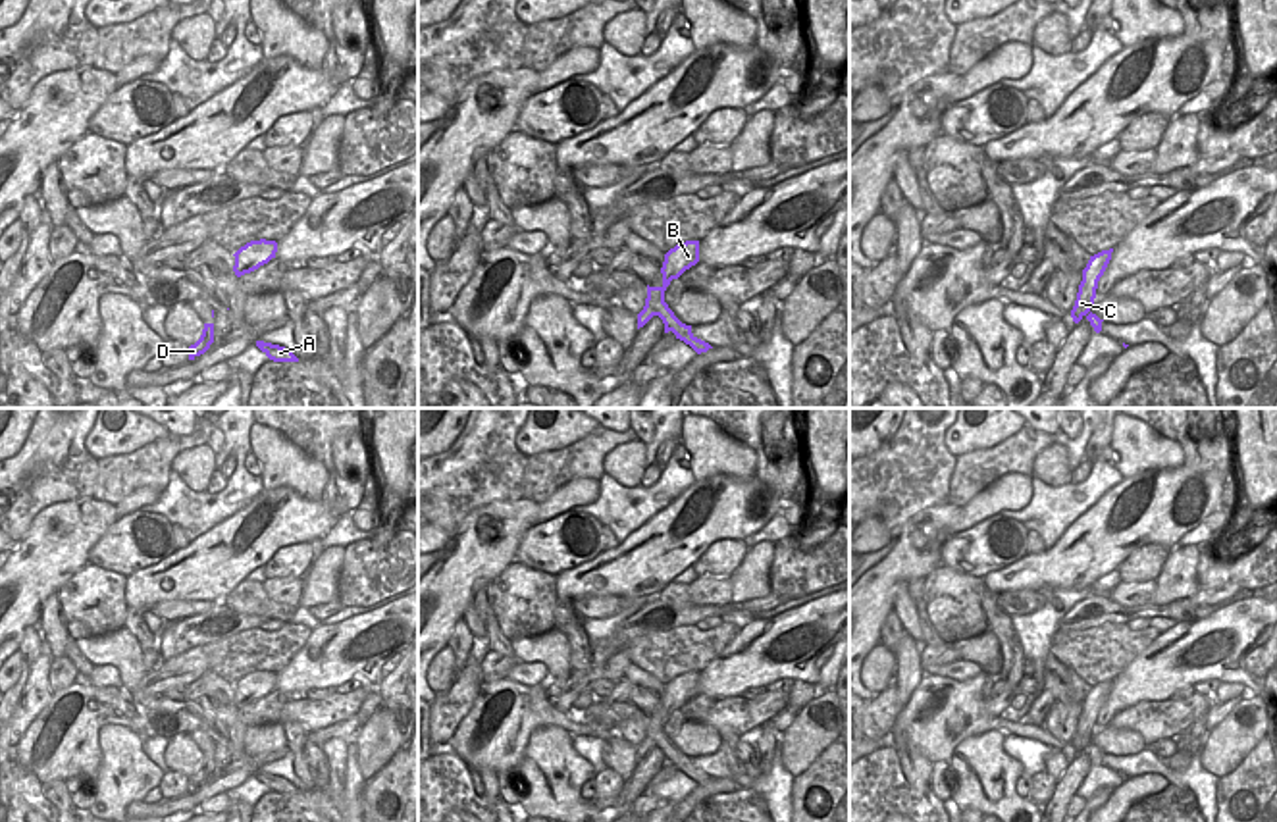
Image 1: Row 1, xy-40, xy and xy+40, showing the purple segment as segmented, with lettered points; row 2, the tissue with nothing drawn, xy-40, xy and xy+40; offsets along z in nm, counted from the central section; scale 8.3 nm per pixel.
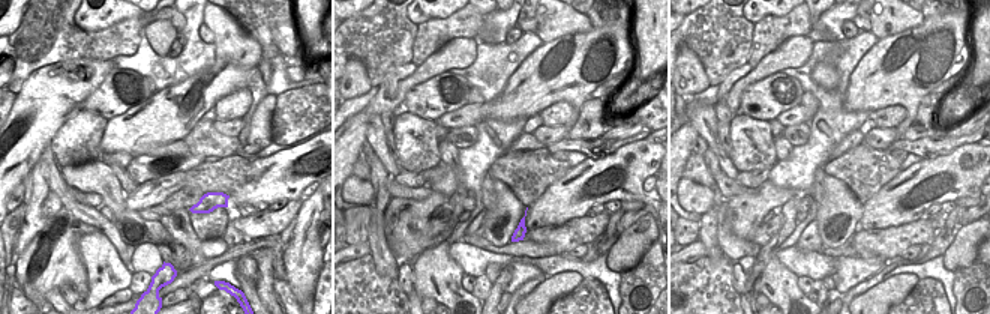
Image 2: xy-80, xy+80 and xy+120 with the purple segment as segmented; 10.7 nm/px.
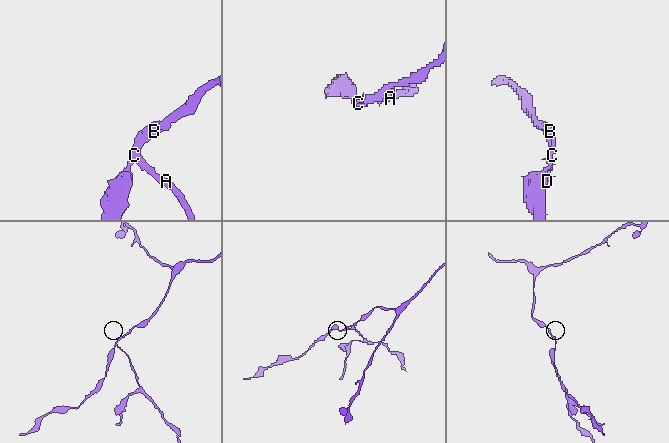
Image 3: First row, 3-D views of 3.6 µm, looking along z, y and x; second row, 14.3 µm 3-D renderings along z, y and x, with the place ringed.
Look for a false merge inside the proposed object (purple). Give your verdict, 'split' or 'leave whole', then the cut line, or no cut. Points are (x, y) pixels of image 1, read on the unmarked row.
split; cut xy (646, 734), (657, 745)

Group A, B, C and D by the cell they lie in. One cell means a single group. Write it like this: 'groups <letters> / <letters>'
groups A / B C D

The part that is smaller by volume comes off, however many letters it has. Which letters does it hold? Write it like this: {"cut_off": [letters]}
{"cut_off": ["A"]}

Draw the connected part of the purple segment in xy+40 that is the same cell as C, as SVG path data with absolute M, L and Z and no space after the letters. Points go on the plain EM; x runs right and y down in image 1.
M1113 680L1090 687L1086 699L1082 701L1082 712L1079 716L1077 732L1071 741L1075 755L1079 755L1090 743L1090 733L1096 730L1098 712L1111 691L1111 683Z

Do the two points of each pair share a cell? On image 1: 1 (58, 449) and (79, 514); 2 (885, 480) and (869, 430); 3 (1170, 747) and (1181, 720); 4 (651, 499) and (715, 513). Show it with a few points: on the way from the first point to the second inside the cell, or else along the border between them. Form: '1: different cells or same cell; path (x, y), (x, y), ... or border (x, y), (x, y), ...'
1: different cells; border (91, 497), (51, 503), (33, 518)
2: different cells; border (898, 428), (869, 455)
3: different cells; border (1175, 736), (1166, 736), (1148, 745)
4: different cells; border (696, 482), (634, 532)

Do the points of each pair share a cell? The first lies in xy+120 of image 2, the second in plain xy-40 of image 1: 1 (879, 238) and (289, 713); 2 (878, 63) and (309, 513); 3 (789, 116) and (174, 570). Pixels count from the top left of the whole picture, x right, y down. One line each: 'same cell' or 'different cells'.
1: same cell
2: same cell
3: same cell

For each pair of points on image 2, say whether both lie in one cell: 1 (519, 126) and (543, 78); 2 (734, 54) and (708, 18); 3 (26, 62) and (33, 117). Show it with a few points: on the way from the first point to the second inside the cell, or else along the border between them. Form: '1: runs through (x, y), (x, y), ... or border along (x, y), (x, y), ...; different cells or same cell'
1: border along (537, 113), (528, 117), (495, 119); different cells
2: runs through (729, 45), (717, 33), (717, 27); same cell
3: border along (60, 60), (36, 68), (17, 95); different cells

